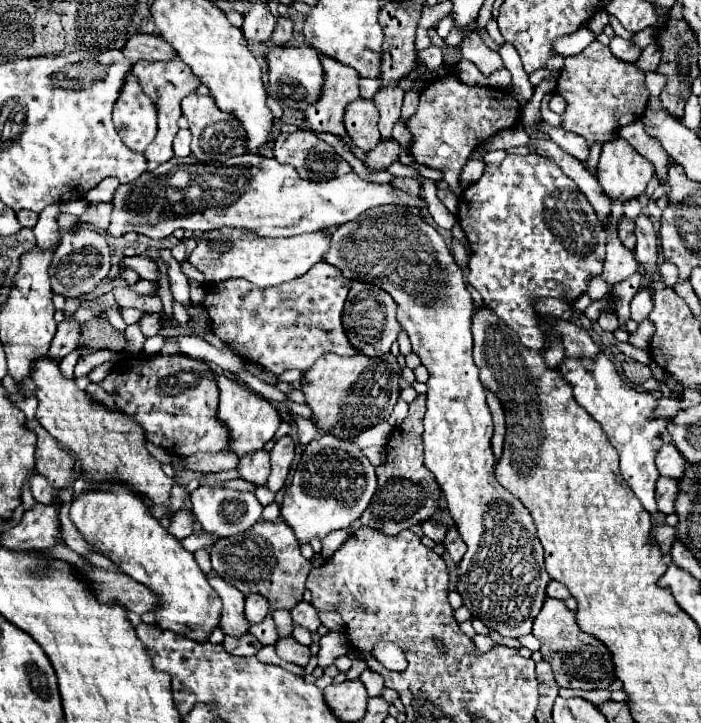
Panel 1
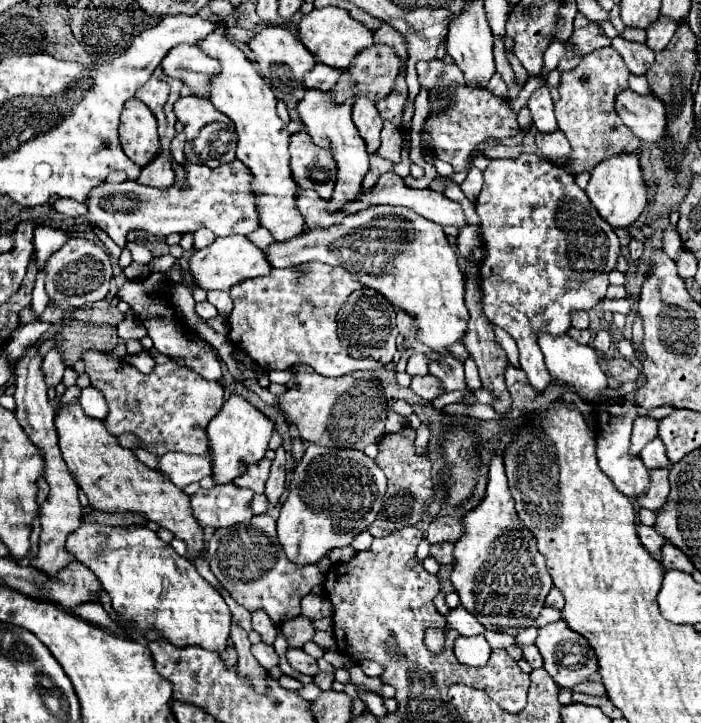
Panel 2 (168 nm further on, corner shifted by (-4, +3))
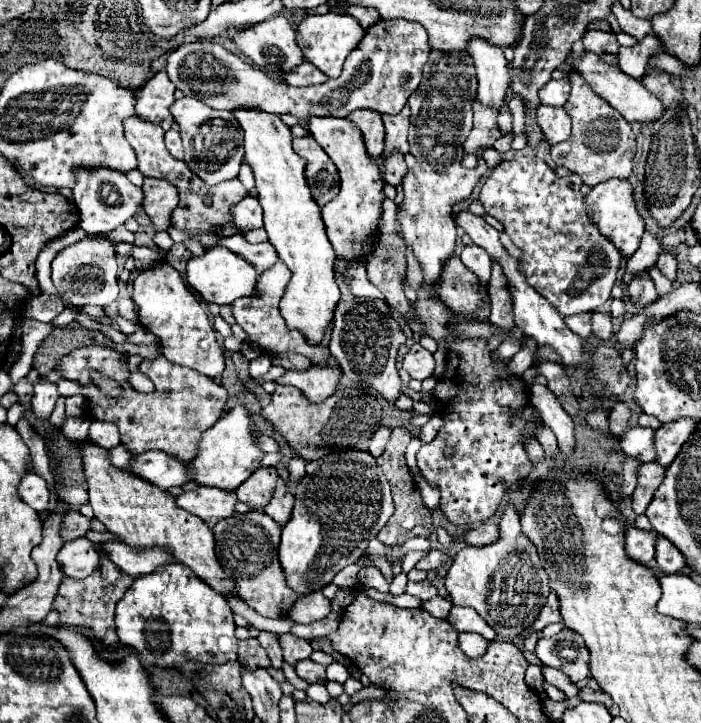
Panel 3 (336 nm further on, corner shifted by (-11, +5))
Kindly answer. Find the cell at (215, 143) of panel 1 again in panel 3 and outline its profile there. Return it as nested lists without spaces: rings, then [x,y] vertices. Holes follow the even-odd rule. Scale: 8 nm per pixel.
[[[186,96],[176,100],[170,106],[170,112],[174,120],[180,124],[182,138],[190,138],[186,140],[184,148],[192,158],[196,158],[196,166],[200,166],[200,168],[190,168],[198,178],[202,178],[206,184],[220,184],[224,180],[232,180],[238,176],[244,158],[244,134],[232,112],[214,110],[210,106],[204,106],[204,102],[200,100],[190,100],[188,104]]]

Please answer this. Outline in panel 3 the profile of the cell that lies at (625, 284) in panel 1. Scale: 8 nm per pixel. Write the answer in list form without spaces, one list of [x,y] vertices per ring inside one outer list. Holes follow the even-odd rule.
[[[538,106],[538,122],[548,144],[558,144],[570,136],[570,116],[564,108]]]

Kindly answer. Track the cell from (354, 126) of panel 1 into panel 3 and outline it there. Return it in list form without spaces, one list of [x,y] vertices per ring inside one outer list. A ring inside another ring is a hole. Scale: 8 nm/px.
[[[354,110],[348,120],[362,132],[368,156],[378,158],[384,150],[384,124],[382,116],[374,110]]]

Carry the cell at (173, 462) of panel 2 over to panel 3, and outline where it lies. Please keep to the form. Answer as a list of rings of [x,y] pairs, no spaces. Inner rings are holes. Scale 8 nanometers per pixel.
[[[144,452],[132,456],[128,472],[136,474],[138,478],[168,490],[172,486],[182,486],[184,482],[192,480],[188,474],[188,466],[176,458],[168,458],[168,454],[160,452]]]

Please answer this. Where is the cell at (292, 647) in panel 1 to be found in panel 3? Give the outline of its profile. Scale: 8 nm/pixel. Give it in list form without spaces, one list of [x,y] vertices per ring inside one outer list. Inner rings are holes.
[[[304,660],[296,664],[296,674],[306,680],[308,684],[326,684],[326,668],[312,662],[312,660]]]

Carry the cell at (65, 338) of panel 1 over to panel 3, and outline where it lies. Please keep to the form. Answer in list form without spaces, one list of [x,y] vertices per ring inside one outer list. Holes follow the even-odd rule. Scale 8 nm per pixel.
[[[38,380],[38,382],[34,384],[32,410],[34,410],[34,414],[36,414],[40,420],[48,420],[48,418],[50,418],[54,406],[56,406],[56,400],[58,400],[56,384],[44,382],[44,380]]]

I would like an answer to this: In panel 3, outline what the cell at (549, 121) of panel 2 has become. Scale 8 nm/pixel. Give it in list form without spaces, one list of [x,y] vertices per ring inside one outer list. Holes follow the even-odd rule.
[[[568,78],[562,80],[550,80],[540,88],[540,100],[548,106],[564,106],[570,96],[570,82]]]

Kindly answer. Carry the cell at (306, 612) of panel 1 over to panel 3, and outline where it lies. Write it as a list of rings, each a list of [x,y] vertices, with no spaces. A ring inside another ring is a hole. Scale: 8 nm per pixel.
[[[290,632],[280,636],[280,646],[282,646],[282,652],[284,652],[284,660],[290,666],[296,666],[296,662],[310,658],[310,654],[312,654],[312,646],[306,640],[292,636]]]

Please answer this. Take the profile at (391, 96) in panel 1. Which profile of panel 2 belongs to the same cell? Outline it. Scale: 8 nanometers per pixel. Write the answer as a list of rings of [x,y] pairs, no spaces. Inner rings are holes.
[[[391,120],[383,122],[383,130],[381,130],[381,146],[379,146],[379,156],[389,158],[393,164],[399,162],[401,158],[401,132],[397,126],[393,126]]]

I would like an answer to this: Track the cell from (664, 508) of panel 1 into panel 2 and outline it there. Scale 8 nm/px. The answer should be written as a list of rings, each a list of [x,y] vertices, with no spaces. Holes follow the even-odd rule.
[[[659,468],[653,470],[653,480],[649,486],[649,492],[645,492],[645,496],[641,496],[641,500],[637,500],[641,504],[641,508],[649,508],[649,510],[659,510],[667,504],[667,496],[671,490],[671,482],[669,482],[669,470]]]

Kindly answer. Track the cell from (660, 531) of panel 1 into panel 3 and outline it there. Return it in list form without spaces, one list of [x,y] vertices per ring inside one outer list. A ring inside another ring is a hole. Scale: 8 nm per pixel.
[[[624,526],[624,550],[630,560],[648,564],[654,558],[656,532],[644,532],[634,526]]]

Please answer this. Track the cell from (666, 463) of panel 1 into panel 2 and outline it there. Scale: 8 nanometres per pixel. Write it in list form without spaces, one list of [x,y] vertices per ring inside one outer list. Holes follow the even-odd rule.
[[[655,438],[651,440],[643,450],[641,450],[641,460],[647,468],[655,470],[655,468],[671,468],[671,462],[667,458],[667,450],[665,450],[665,444],[661,438]]]

